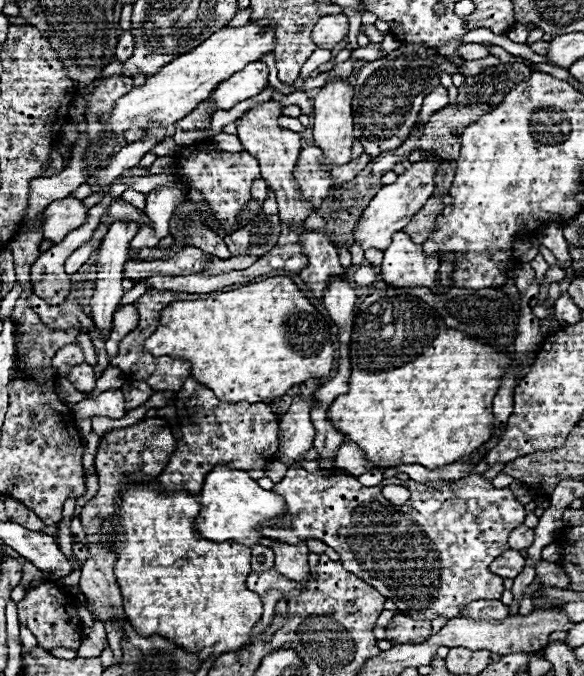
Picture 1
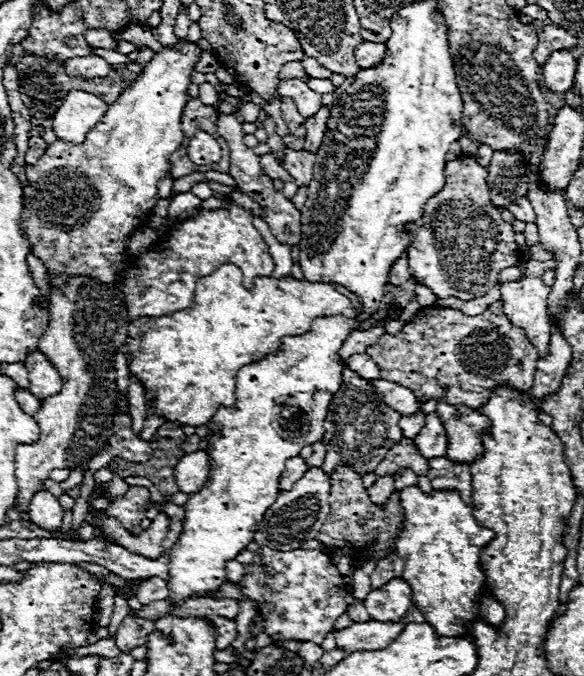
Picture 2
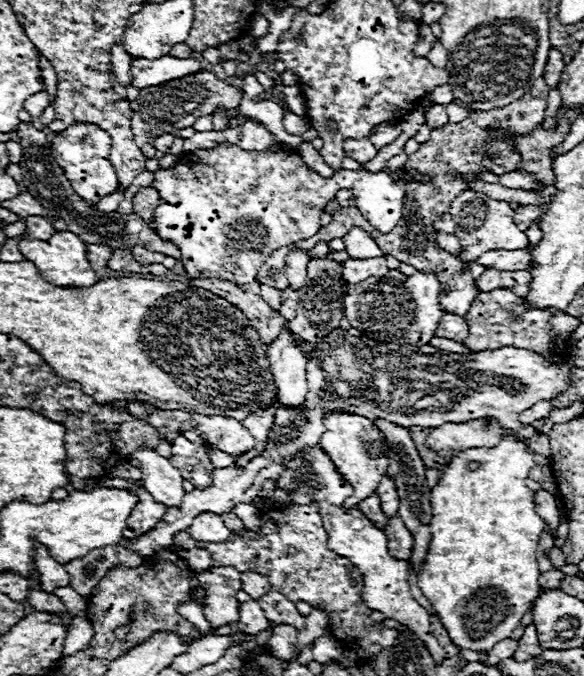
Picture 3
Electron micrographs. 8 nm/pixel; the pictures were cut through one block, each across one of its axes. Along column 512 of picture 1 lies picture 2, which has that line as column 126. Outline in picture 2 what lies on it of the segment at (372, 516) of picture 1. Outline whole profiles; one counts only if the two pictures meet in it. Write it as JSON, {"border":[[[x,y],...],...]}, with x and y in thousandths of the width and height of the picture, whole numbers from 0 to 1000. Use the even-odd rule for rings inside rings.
{"border":[[[223,719],[216,734],[209,737],[188,737],[188,751],[178,754],[182,763],[195,763],[205,769],[205,775],[226,787],[236,790],[240,769],[250,763],[250,743],[257,740],[257,728],[243,719]]]}

